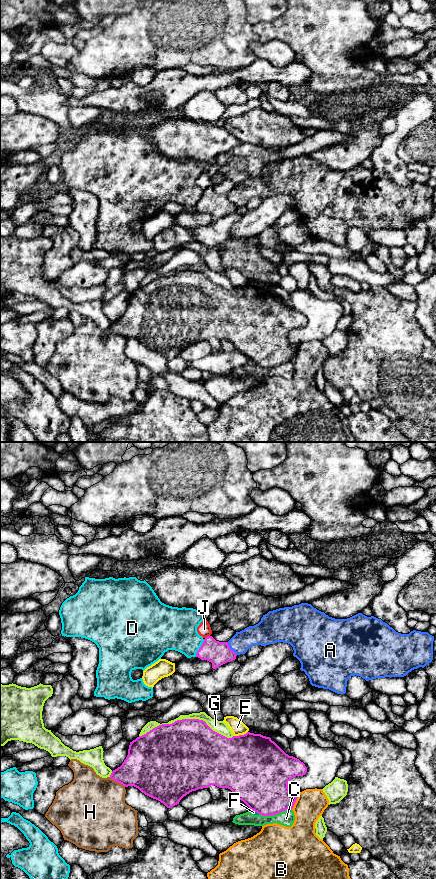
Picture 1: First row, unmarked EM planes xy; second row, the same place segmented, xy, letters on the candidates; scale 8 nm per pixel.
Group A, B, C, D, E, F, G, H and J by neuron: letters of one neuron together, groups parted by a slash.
A / B / C F / D / E / G / H / J

